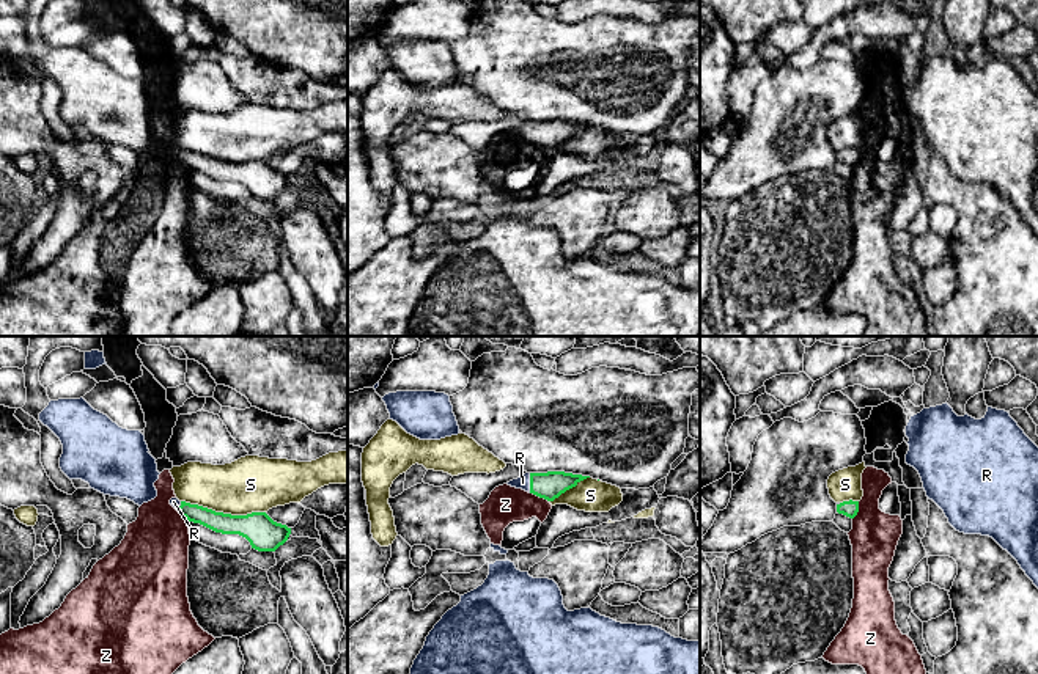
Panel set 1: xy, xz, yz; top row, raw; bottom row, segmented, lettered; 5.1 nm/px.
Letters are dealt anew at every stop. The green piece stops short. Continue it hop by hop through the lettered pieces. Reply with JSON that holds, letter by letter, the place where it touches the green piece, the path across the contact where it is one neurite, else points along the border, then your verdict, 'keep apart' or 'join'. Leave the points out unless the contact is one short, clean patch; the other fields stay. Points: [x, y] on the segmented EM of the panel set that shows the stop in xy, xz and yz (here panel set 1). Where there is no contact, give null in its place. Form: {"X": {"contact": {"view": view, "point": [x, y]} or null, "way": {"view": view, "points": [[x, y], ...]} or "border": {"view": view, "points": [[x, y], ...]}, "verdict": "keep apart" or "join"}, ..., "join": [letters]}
{"R": {"contact": {"view": "xz", "point": [530, 483]}, "way": {"view": "xz", "points": [[549, 486], [530, 483], [522, 483]]}, "verdict": "join"}, "S": {"contact": {"view": "xy", "point": [222, 512]}, "border": {"view": "xy", "points": [[181, 500], [231, 514], [265, 512]]}, "verdict": "keep apart"}, "Z": {"contact": {"view": "xz", "point": [540, 497]}, "border": {"view": "xz", "points": [[530, 492], [548, 501]]}, "verdict": "keep apart"}, "join": ["R"]}

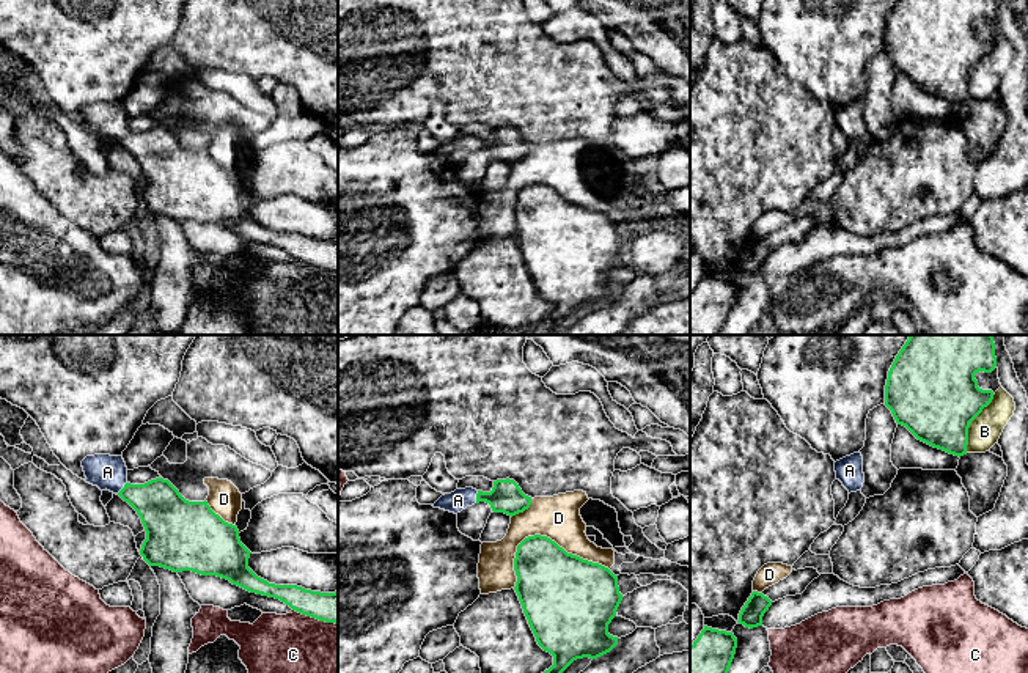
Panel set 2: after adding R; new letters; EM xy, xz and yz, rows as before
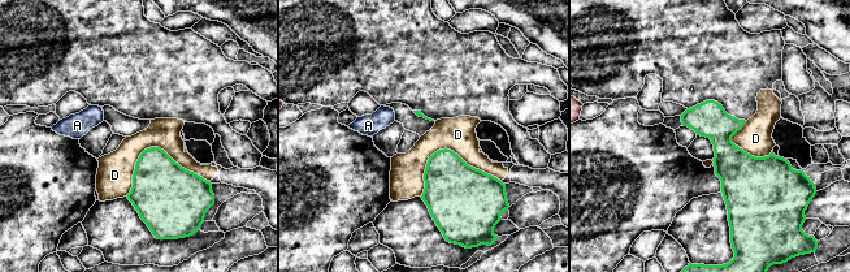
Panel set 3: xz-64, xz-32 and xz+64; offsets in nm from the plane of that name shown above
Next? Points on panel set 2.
{"A": {"contact": {"view": "xz", "point": [477, 497]}, "way": {"view": "xz", "points": [[506, 497], [477, 497], [458, 500]]}, "verdict": "join"}, "B": {"contact": {"view": "yz", "point": [970, 422]}, "verdict": "keep apart"}, "C": {"contact": {"view": "xy", "point": [315, 617]}, "verdict": "keep apart"}, "D": {"contact": {"view": "xz", "point": [543, 536]}, "verdict": "keep apart"}, "join": ["A"]}

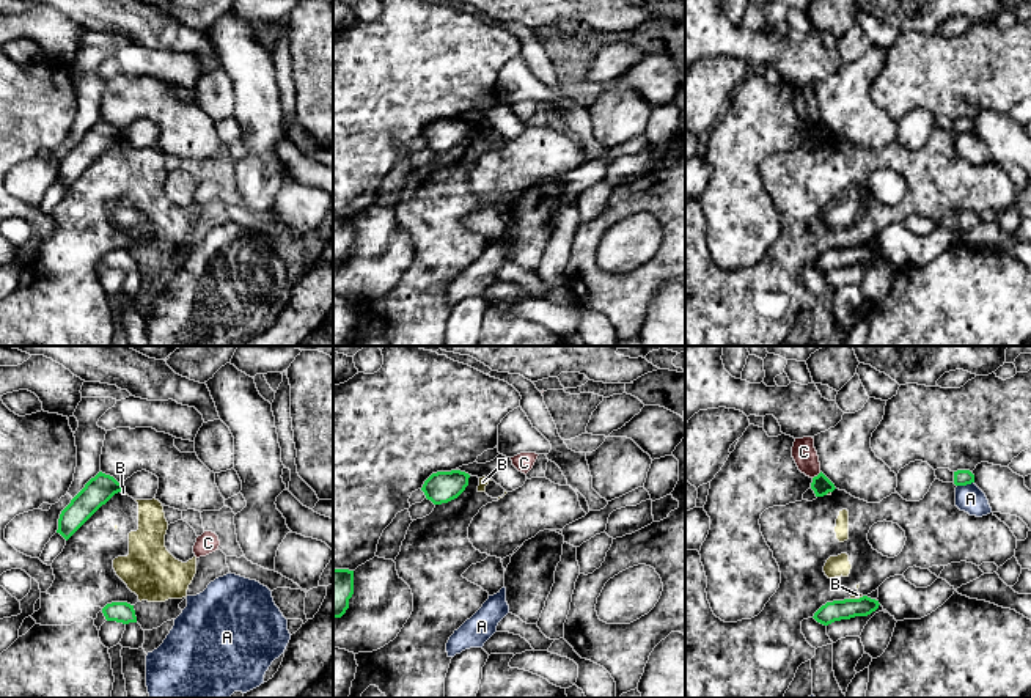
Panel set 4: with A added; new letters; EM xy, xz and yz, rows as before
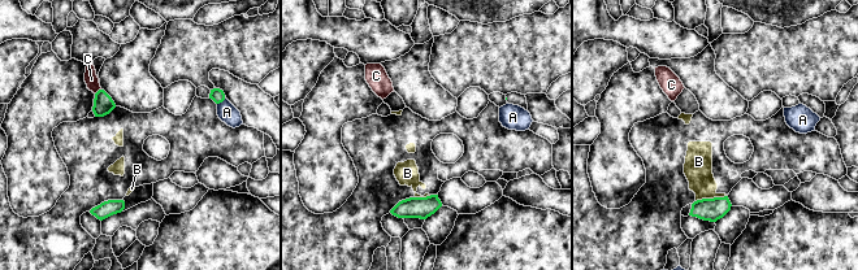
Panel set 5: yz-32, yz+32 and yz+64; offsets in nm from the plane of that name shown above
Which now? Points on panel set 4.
{"A": {"contact": {"view": "yz", "point": [965, 484]}, "verdict": "keep apart"}, "B": {"contact": {"view": "yz", "point": [857, 599]}, "border": {"view": "yz", "points": [[863, 596], [851, 599]]}, "verdict": "keep apart"}, "C": {"contact": {"view": "yz", "point": [818, 475]}, "border": {"view": "yz", "points": [[821, 472], [813, 478]]}, "verdict": "keep apart"}, "join": []}

